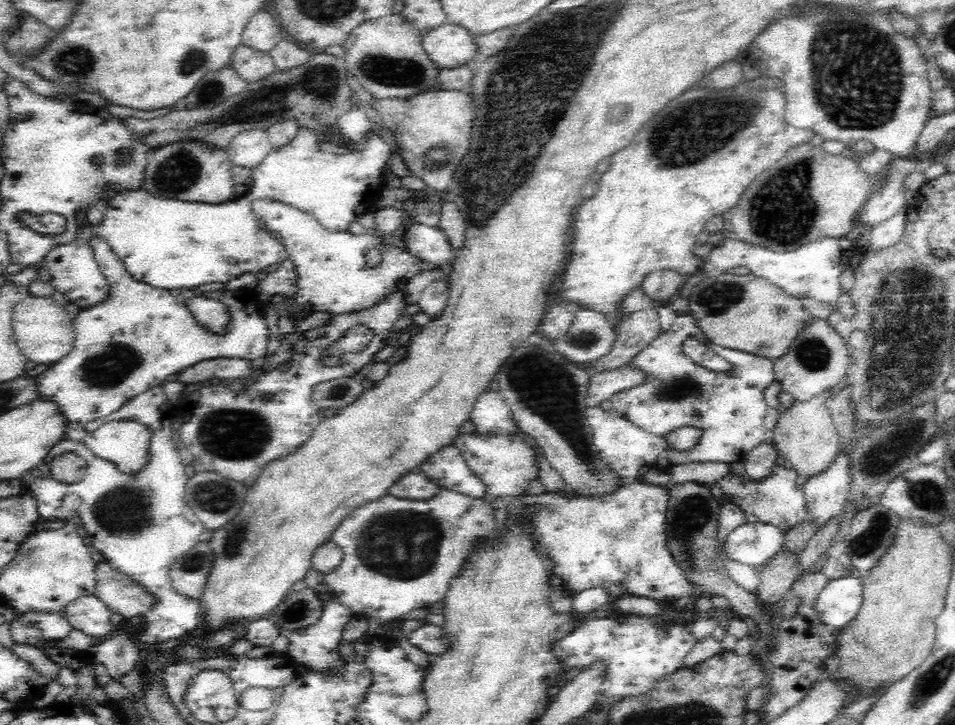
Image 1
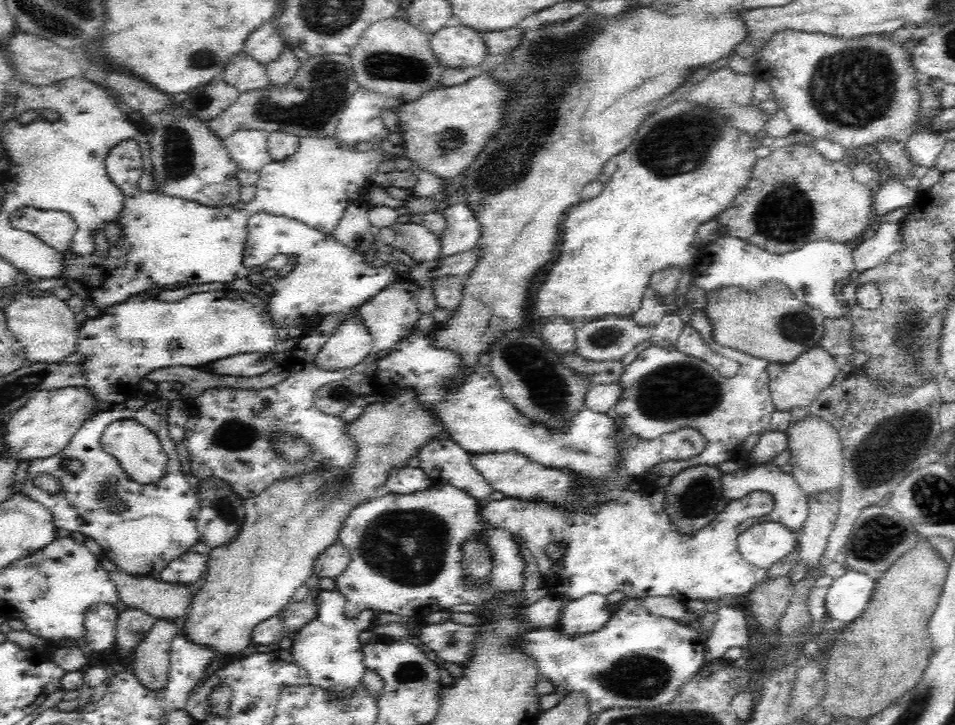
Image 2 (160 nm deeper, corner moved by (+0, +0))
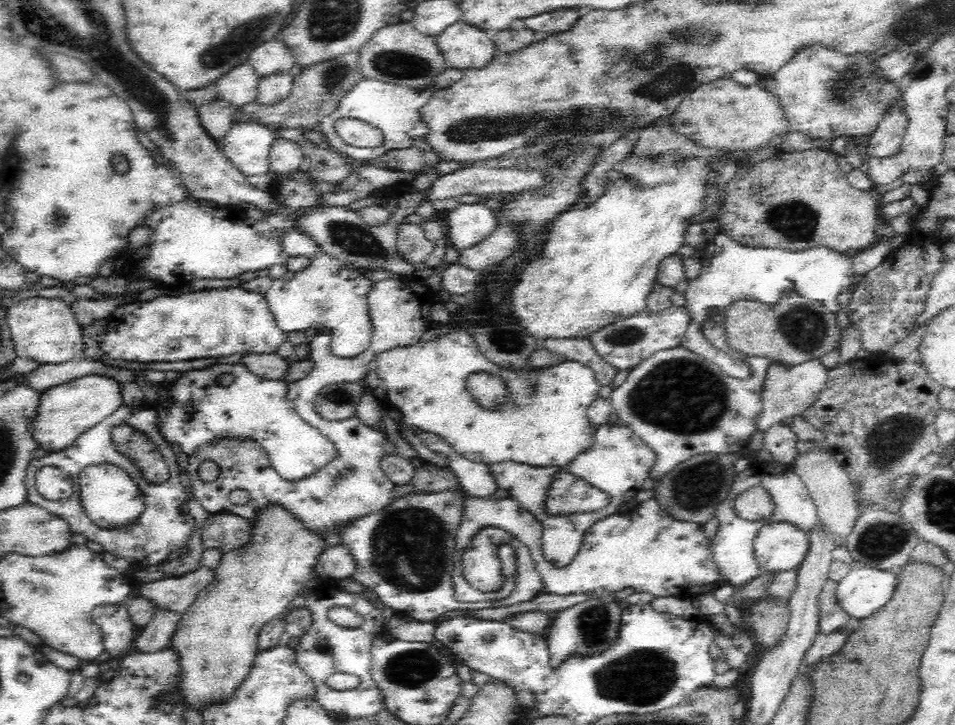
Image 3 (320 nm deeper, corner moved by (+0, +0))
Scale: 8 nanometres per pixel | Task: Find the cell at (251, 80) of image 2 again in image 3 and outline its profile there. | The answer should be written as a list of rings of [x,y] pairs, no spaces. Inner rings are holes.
[[[240,64],[215,81],[217,97],[241,107],[256,100],[260,80],[261,77],[250,64]]]

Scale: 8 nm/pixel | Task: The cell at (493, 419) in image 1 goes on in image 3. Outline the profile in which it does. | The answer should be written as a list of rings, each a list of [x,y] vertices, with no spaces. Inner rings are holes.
[[[461,329],[460,331],[447,333],[440,335],[435,340],[420,340],[416,344],[409,346],[402,346],[392,348],[390,350],[379,352],[374,355],[374,358],[368,363],[367,373],[364,378],[365,390],[374,395],[384,405],[390,405],[396,407],[400,414],[402,414],[402,424],[400,424],[400,432],[402,436],[408,439],[411,446],[417,450],[417,453],[424,452],[424,442],[422,439],[412,436],[410,432],[412,427],[417,427],[425,432],[430,432],[441,436],[446,439],[452,445],[453,449],[456,449],[458,453],[463,454],[466,458],[473,460],[474,462],[481,462],[484,464],[499,463],[500,461],[516,461],[524,464],[531,464],[532,466],[544,466],[544,467],[559,467],[561,471],[568,471],[572,462],[575,462],[577,458],[583,452],[588,452],[592,446],[594,446],[596,439],[596,426],[588,419],[588,407],[590,403],[599,396],[599,390],[601,389],[601,383],[597,381],[596,375],[591,368],[584,366],[584,364],[576,361],[566,361],[562,364],[556,364],[556,366],[538,368],[535,372],[523,371],[523,372],[510,372],[505,371],[503,368],[498,368],[495,364],[492,364],[479,350],[475,339],[470,334],[470,330]],[[476,372],[480,374],[488,374],[490,376],[497,376],[505,384],[506,399],[501,401],[498,405],[493,405],[490,408],[482,407],[479,400],[475,399],[470,390],[467,387],[468,376],[475,375]]]

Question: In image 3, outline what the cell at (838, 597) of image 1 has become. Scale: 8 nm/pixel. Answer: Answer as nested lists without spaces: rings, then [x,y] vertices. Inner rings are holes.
[[[863,567],[852,570],[837,583],[840,609],[850,618],[866,618],[890,600],[897,583],[897,571]]]

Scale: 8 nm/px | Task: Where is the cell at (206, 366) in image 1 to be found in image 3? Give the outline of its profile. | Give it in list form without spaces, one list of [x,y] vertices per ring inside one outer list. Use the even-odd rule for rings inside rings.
[[[277,353],[242,354],[236,357],[236,362],[240,362],[248,372],[268,380],[281,380],[289,365]]]

